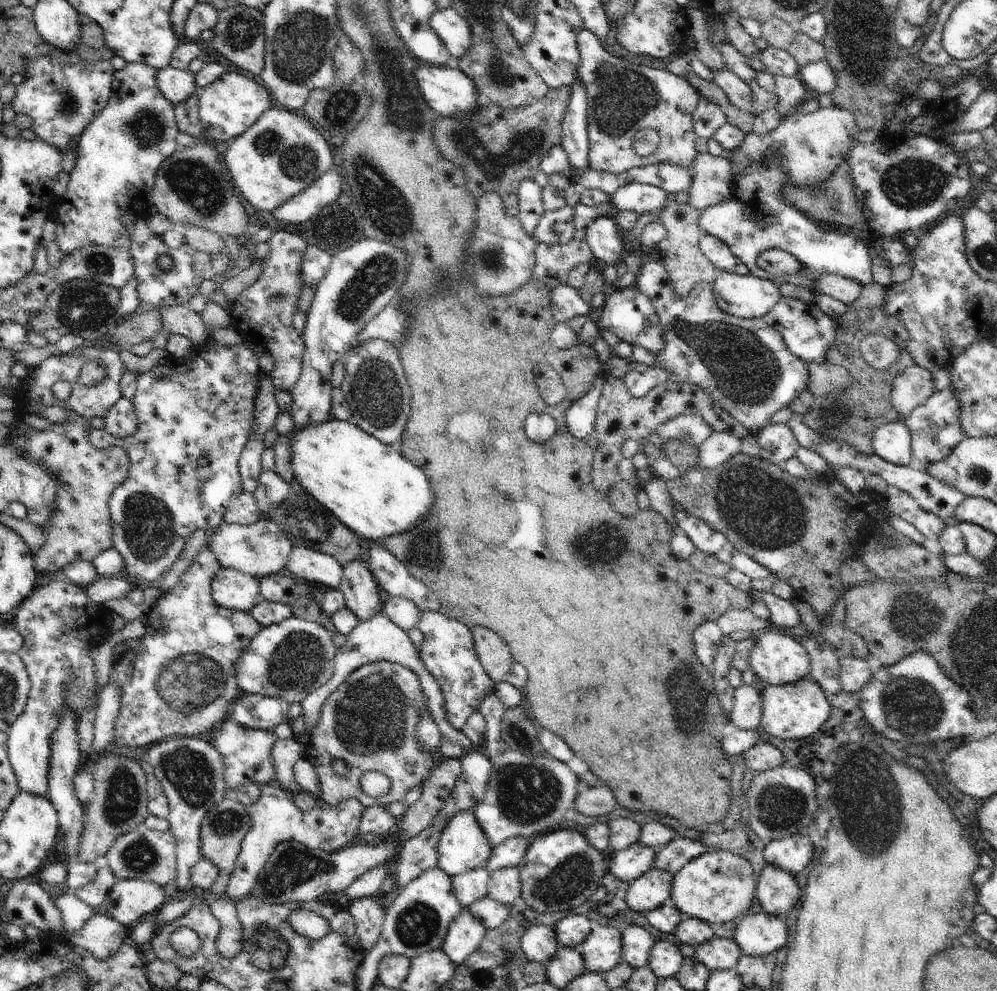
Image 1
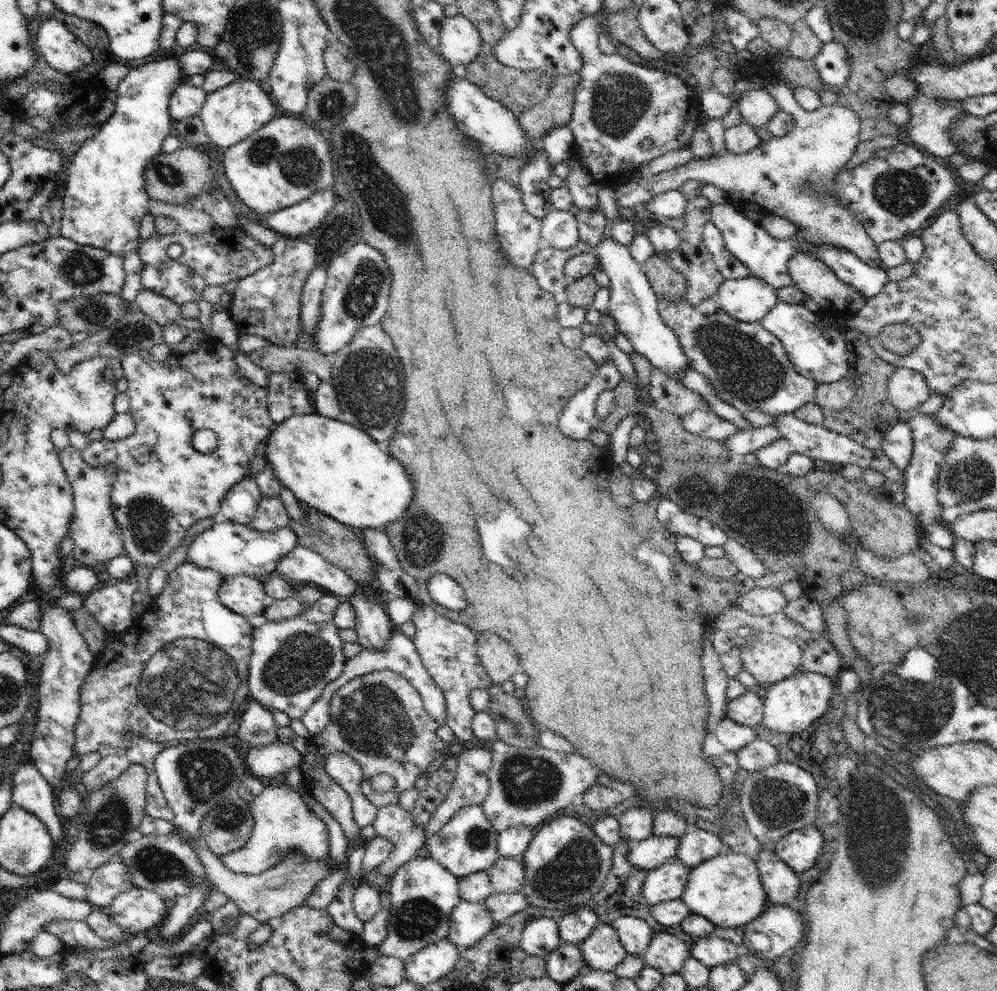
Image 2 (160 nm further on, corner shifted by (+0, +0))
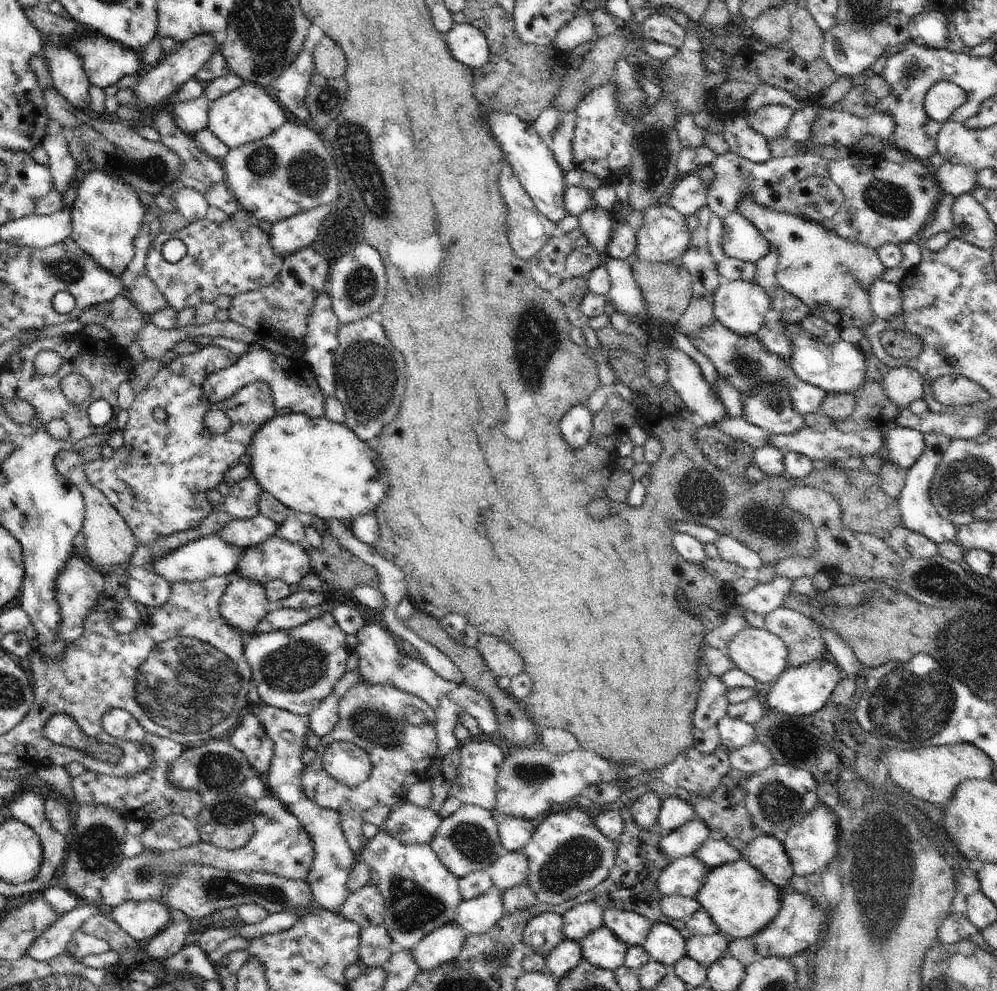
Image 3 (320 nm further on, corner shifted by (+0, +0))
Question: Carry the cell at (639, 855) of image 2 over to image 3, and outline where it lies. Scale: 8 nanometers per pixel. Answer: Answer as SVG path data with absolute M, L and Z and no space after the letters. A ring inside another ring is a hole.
M702 819L689 820L660 839L661 851L673 860L694 855L706 841L710 840L710 831L710 827Z

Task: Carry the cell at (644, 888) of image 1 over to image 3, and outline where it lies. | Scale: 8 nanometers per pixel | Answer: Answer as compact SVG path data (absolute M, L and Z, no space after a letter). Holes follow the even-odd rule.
M693 855L680 857L660 873L657 884L659 891L664 897L682 895L695 898L711 870L704 861Z

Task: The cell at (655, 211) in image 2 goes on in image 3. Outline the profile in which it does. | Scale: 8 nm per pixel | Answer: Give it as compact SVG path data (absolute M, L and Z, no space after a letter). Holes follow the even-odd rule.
M690 173L674 184L670 204L684 216L696 214L707 206L709 186L697 173Z

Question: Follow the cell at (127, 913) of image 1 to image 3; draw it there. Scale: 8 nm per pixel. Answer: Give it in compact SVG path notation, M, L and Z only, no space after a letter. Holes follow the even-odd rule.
M158 901L125 902L107 910L107 917L116 922L126 934L144 945L160 934L170 923L172 916L168 906Z

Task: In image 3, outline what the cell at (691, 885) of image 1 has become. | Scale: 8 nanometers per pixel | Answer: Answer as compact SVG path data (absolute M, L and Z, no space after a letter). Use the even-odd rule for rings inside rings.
M746 858L723 864L710 871L704 886L695 896L716 926L726 932L730 939L753 938L778 914L785 891L773 885Z

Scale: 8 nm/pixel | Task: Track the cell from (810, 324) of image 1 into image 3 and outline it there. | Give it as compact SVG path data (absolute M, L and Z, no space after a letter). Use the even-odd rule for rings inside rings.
M782 320L780 322L785 326L785 331L787 332L789 341L791 342L792 347L792 356L791 361L789 362L790 366L793 368L795 375L802 380L802 382L817 386L819 389L825 390L827 393L852 393L854 396L858 394L859 390L863 388L865 384L865 378L867 375L867 362L865 354L860 350L860 348L856 348L852 343L846 342L843 339L840 339L837 343L833 345L825 345L821 341L815 341L813 338L810 338L807 333L804 333L797 323L784 323Z

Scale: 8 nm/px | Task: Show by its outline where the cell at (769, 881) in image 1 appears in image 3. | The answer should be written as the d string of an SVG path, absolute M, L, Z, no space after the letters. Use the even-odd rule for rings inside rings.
M760 834L751 842L744 858L759 870L773 885L788 890L788 880L792 878L793 868L783 842L772 835Z

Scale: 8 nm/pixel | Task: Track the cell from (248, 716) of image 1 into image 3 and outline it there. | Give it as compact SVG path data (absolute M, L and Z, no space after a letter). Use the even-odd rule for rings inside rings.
M245 711L229 742L246 756L253 773L265 779L271 767L274 745L256 716Z

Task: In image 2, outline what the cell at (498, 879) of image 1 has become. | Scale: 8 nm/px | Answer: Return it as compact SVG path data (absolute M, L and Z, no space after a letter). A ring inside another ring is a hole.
M500 857L487 873L493 886L493 893L513 893L523 888L525 866L520 859Z

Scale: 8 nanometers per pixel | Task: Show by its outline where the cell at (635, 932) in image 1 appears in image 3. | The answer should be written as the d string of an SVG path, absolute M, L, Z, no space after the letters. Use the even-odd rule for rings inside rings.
M608 908L603 911L603 924L616 933L629 947L640 946L648 936L653 922L634 911Z

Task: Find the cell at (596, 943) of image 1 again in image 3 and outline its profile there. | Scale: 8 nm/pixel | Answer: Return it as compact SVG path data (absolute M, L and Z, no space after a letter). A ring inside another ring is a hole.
M602 925L581 942L583 959L594 966L615 971L623 965L629 946L613 930Z

